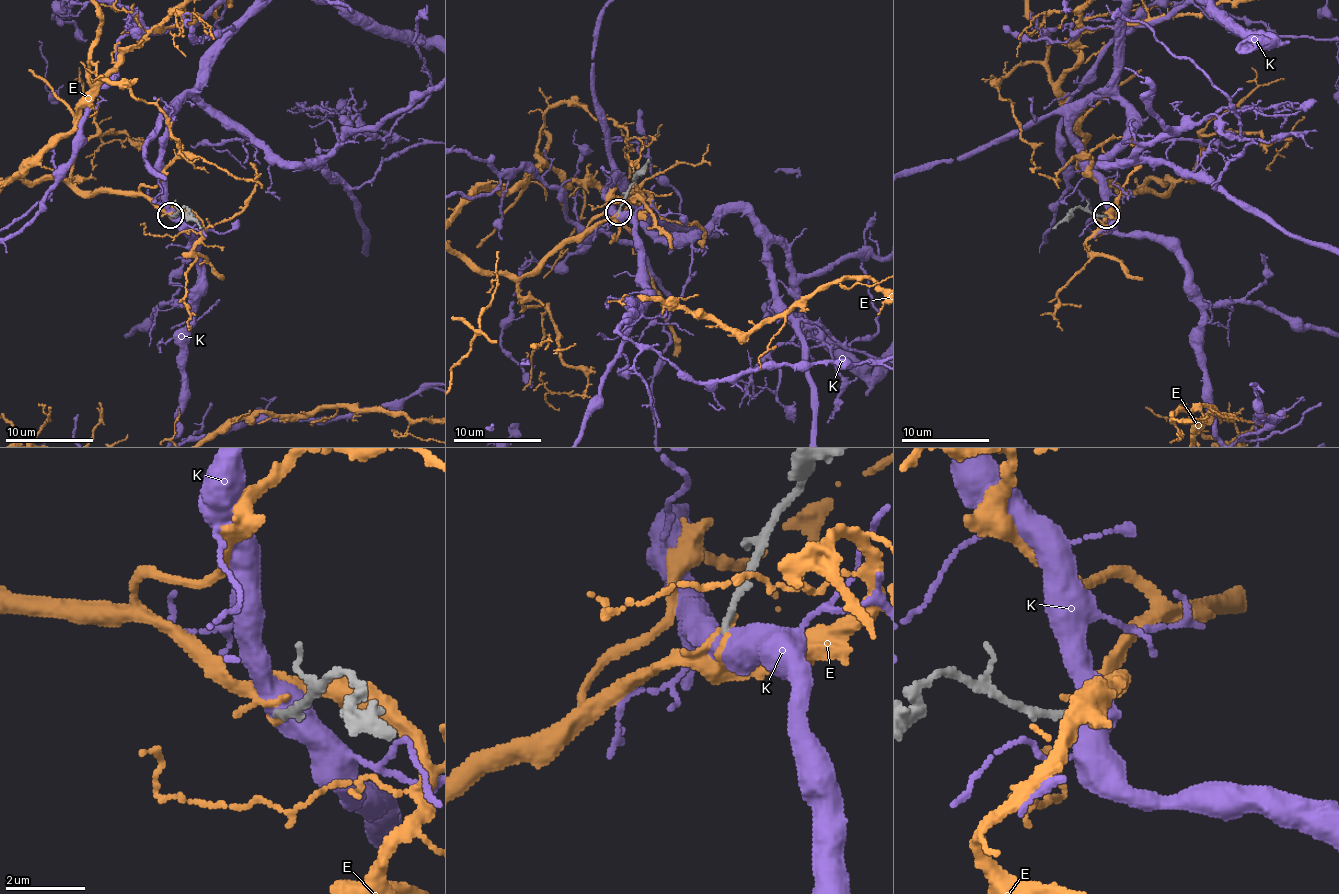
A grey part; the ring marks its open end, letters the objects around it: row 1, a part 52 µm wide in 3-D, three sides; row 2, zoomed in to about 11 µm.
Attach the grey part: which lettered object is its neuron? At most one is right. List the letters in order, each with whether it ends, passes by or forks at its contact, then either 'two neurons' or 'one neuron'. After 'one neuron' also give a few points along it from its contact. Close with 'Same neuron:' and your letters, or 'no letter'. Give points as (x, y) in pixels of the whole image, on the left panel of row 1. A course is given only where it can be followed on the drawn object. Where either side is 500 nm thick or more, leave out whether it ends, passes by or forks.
E: it passes by; two neurons
K: two neurons
Same neuron: no letter

